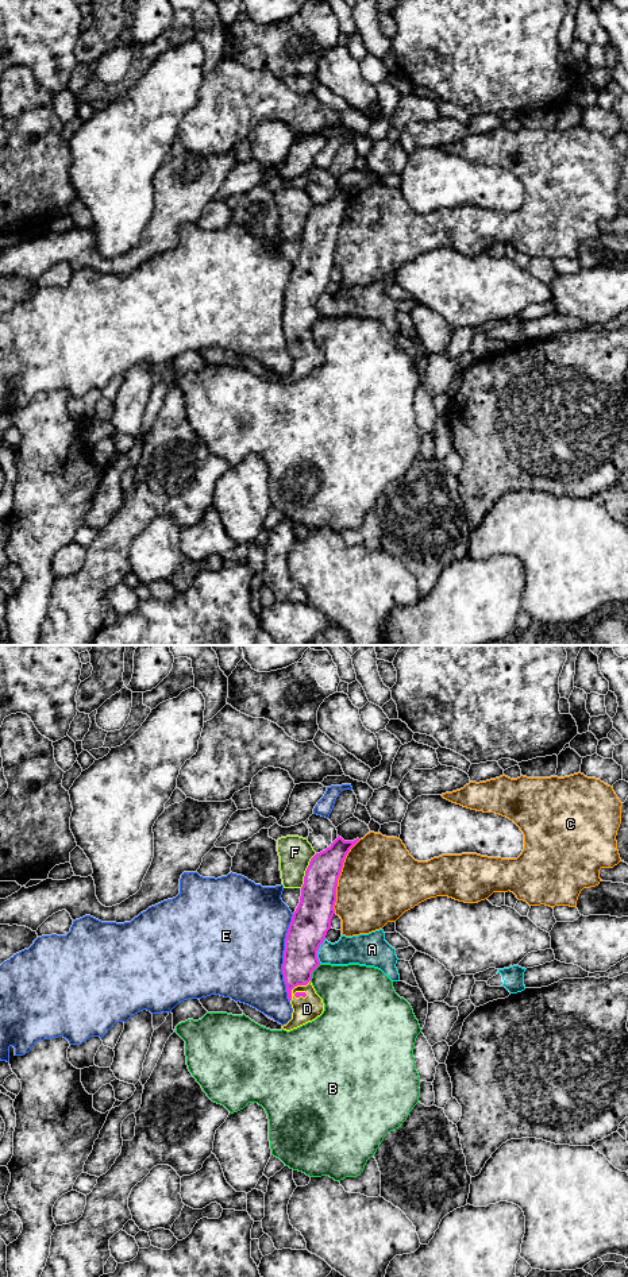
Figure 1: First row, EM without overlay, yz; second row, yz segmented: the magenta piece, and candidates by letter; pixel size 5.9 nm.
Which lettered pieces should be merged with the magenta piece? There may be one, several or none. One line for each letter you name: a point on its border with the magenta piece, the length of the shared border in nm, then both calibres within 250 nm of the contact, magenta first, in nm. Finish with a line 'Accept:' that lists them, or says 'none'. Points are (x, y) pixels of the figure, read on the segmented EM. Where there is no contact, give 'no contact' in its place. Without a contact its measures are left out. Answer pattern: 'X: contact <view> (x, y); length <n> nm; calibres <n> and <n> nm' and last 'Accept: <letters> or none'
D: contact yz (295, 986); length 180 nm; calibres 200 and 150 nm
Accept: D

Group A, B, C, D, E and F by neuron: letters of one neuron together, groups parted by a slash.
A / B / C / D / E / F

